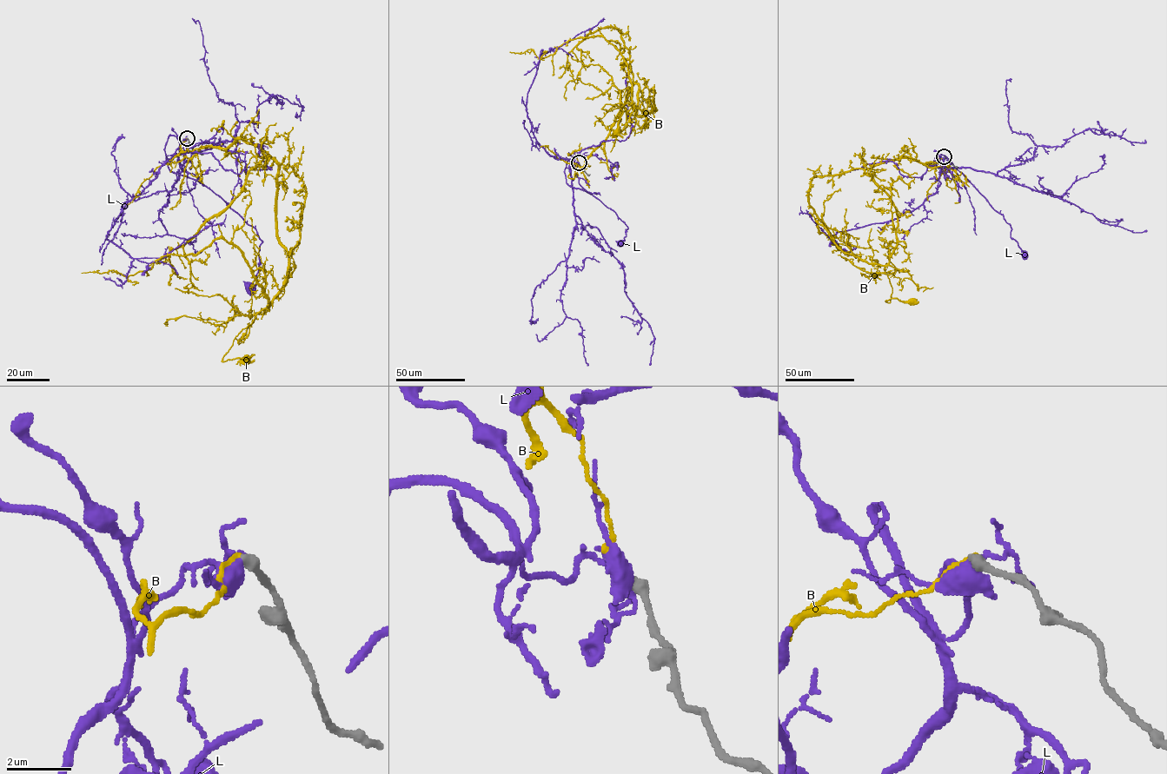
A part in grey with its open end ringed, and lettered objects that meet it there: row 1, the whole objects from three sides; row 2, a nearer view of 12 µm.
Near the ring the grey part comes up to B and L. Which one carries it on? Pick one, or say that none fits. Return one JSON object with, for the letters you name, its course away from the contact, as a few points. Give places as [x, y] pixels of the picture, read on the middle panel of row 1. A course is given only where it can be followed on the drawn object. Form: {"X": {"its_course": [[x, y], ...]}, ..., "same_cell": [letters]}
{"same_cell": []}

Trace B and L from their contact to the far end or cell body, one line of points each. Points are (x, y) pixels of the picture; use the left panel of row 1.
B: (187, 138), (183, 151), (242, 139), (278, 163), (276, 226), (288, 278), (222, 360), (255, 354), (245, 359)
L: (187, 138), (179, 143), (169, 136), (168, 168), (208, 188), (261, 241), (256, 283), (250, 287)

